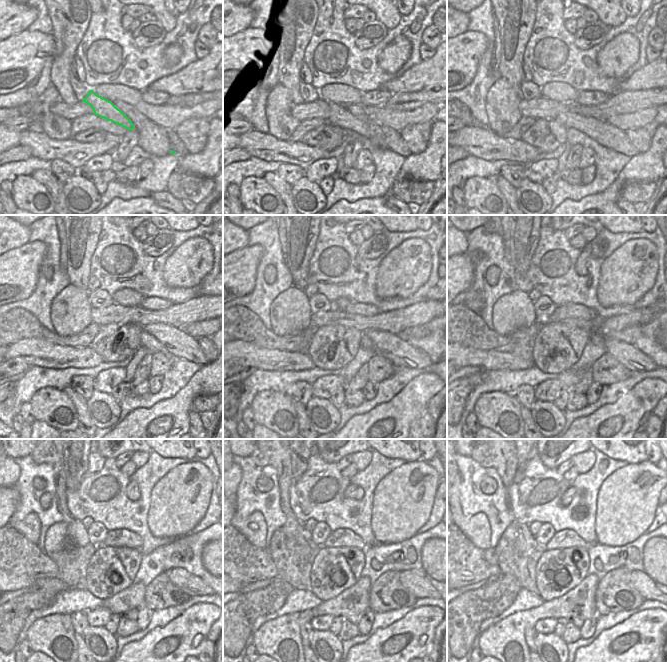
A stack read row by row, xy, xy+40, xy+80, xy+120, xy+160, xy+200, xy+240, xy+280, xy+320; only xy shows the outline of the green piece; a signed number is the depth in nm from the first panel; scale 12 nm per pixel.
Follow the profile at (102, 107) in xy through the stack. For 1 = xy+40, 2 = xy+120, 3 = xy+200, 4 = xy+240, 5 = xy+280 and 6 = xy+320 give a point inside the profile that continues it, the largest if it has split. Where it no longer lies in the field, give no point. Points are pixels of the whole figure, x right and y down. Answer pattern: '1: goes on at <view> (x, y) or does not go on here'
1: goes on at xy+40 (339, 116)
2: goes on at xy+120 (175, 344)
3: goes on at xy+200 (628, 355)
4: goes on at xy+240 (192, 585)
5: goes on at xy+280 (416, 582)
6: goes on at xy+320 (646, 586)

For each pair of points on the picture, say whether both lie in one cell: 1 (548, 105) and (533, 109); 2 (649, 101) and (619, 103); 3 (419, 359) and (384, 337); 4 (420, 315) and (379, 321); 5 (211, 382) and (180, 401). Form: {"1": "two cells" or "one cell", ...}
{"1": "one cell", "2": "one cell", "3": "one cell", "4": "one cell", "5": "one cell"}

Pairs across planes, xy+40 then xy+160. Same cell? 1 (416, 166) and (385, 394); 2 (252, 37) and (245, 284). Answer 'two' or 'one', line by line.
1: two
2: one

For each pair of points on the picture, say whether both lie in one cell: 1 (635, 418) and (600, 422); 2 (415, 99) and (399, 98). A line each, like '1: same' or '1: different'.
1: same
2: same

